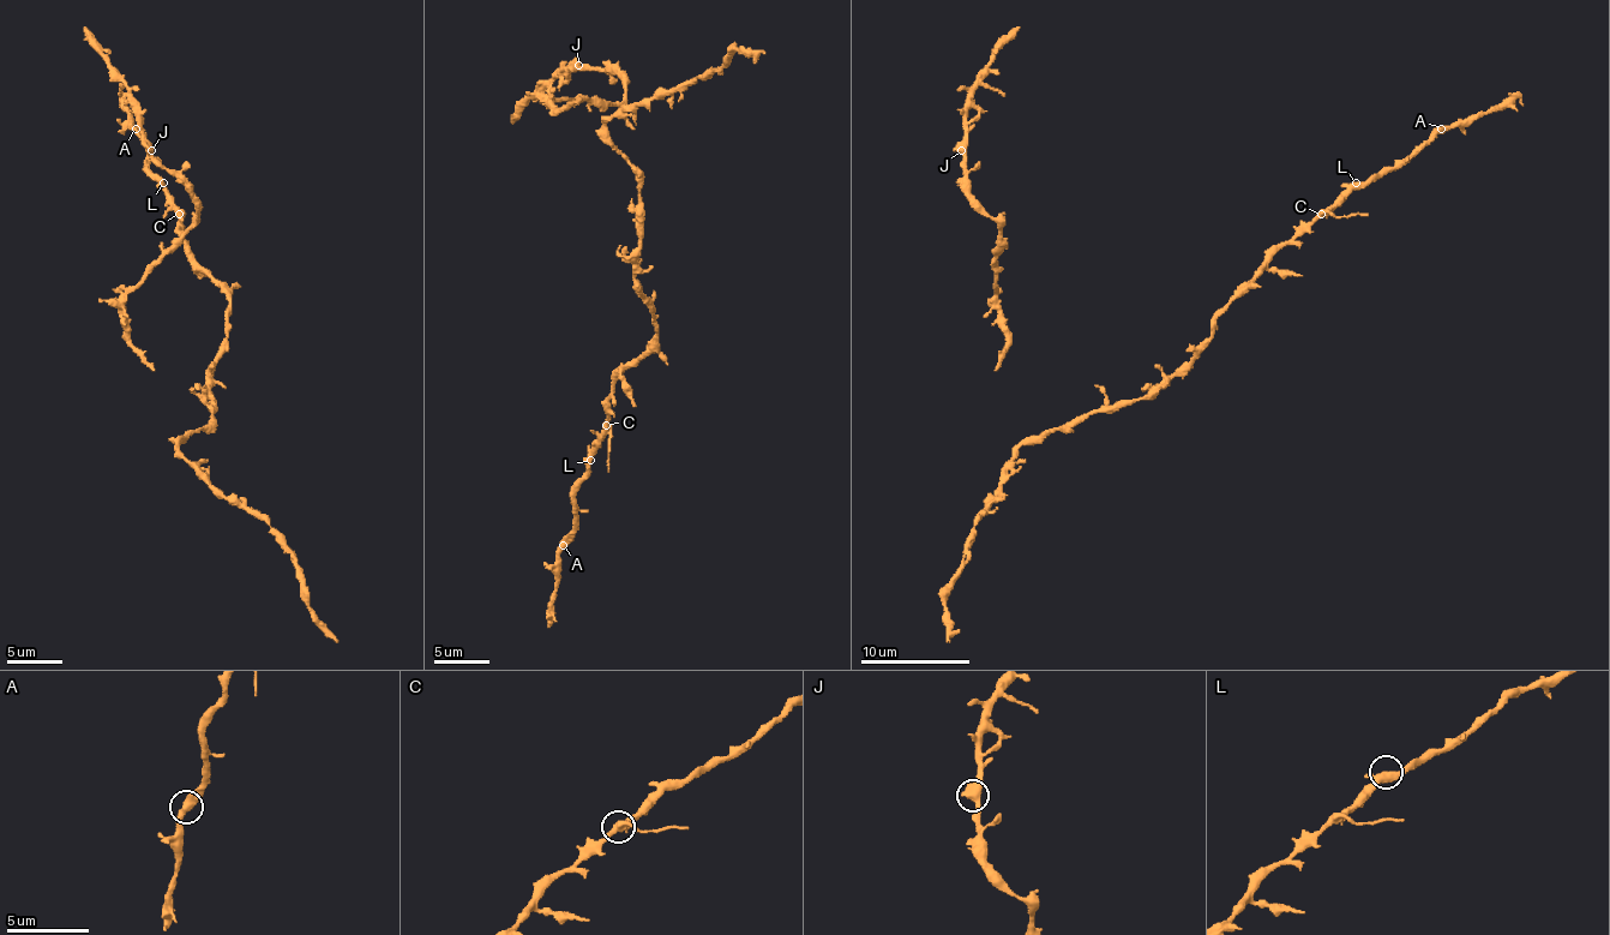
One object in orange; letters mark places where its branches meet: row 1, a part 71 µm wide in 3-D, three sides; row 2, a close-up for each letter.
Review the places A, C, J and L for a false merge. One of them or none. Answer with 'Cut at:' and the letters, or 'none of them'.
Cut at: none of them

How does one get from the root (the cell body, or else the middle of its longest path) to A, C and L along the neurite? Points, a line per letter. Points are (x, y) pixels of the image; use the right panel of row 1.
A: (1082, 417), (1153, 397), (1211, 336), (1211, 321), (1279, 249), (1353, 189), (1403, 167), (1441, 129)
C: (1082, 417), (1117, 411), (1136, 400), (1153, 397), (1211, 336), (1211, 321), (1279, 249), (1290, 244), (1320, 213)
L: (1082, 417), (1117, 411), (1136, 400), (1153, 397), (1211, 336), (1211, 321), (1255, 274), (1356, 183)

